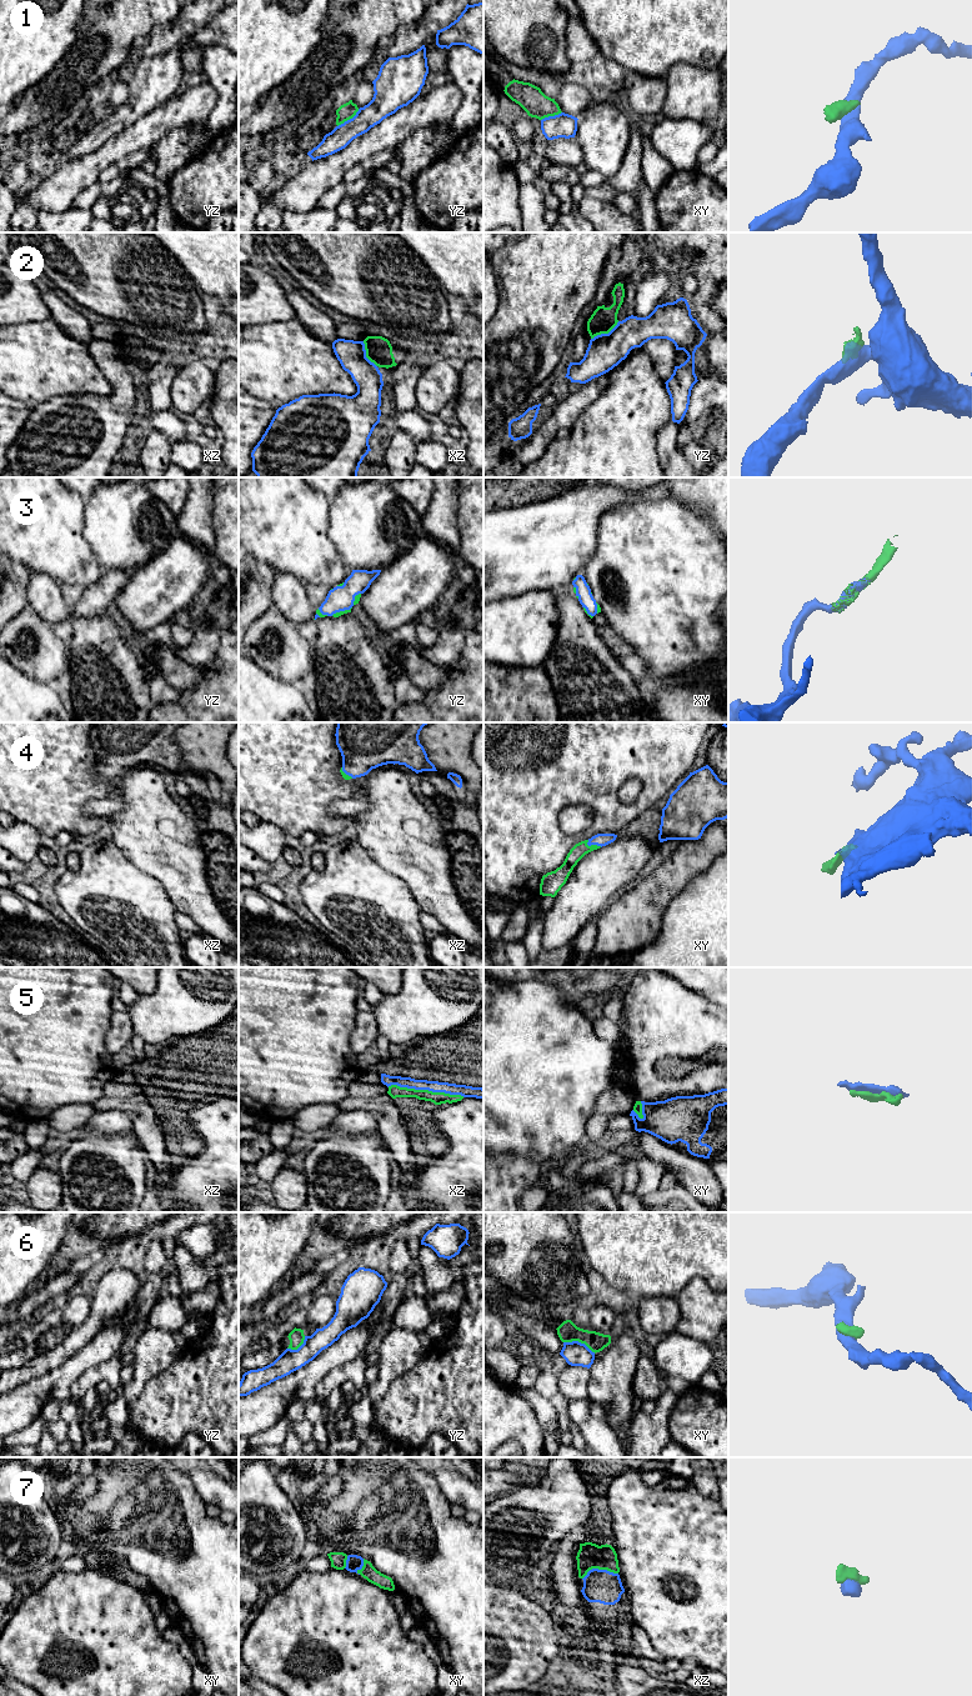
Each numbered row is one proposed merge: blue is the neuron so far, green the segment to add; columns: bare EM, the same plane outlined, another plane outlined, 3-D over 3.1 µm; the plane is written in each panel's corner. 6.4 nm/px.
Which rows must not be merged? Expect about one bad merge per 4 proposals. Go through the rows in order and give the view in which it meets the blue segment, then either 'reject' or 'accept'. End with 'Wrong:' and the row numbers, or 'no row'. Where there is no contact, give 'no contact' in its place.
1: yz | reject
2: yz | reject
3: yz | accept
4: xy | accept
5: xz | accept
6: xy | reject
7: xz | accept
Wrong: 1, 2, 6

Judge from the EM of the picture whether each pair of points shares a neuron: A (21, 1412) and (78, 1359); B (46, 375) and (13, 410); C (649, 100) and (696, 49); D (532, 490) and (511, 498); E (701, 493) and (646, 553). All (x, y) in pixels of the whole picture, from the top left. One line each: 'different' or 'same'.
A: same
B: different
C: different
D: same
E: different

